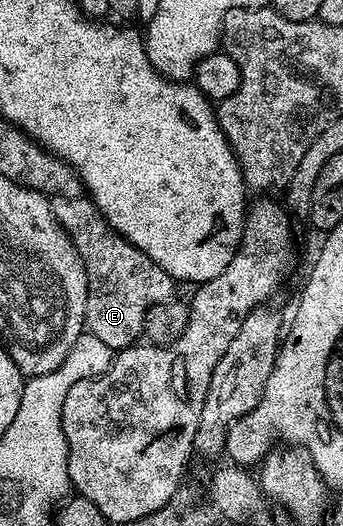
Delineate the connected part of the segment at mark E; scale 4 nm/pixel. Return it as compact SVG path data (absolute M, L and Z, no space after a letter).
M88 195L54 196L51 203L55 218L73 239L75 250L85 267L85 277L89 283L85 307L88 335L99 338L99 342L114 350L130 348L142 339L147 310L151 310L151 306L159 302L174 299L173 277L167 274L167 270L163 270L163 266L155 266L155 262L151 262L151 258L143 254L143 250L118 234L105 221Z

